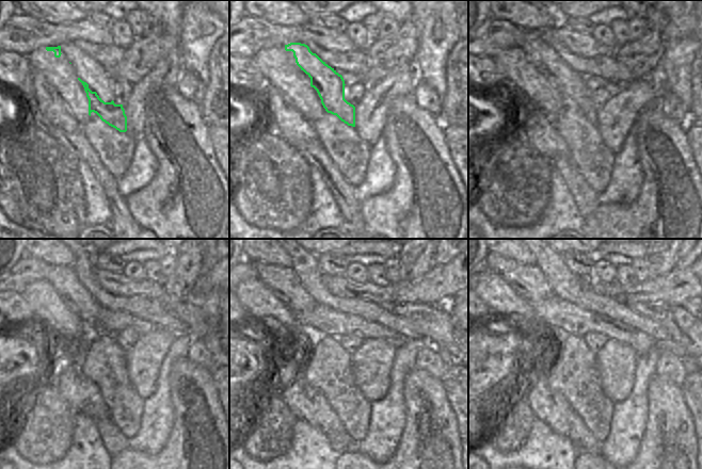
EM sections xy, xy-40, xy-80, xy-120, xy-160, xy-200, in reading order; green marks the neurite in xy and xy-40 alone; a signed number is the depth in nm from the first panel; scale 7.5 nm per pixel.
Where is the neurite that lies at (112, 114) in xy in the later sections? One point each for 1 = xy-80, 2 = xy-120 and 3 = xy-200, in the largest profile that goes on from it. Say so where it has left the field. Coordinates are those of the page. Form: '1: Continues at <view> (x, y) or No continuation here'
1: Continues at xy-80 (572, 84)
2: Continues at xy-120 (69, 295)
3: Continues at xy-200 (529, 282)

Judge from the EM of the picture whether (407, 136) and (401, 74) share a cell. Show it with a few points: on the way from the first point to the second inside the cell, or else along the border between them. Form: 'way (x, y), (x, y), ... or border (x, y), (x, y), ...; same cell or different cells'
border (412, 93), (399, 96), (392, 103), (387, 115); different cells

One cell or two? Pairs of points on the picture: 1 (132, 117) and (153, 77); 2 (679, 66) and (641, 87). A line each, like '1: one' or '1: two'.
1: one
2: two

